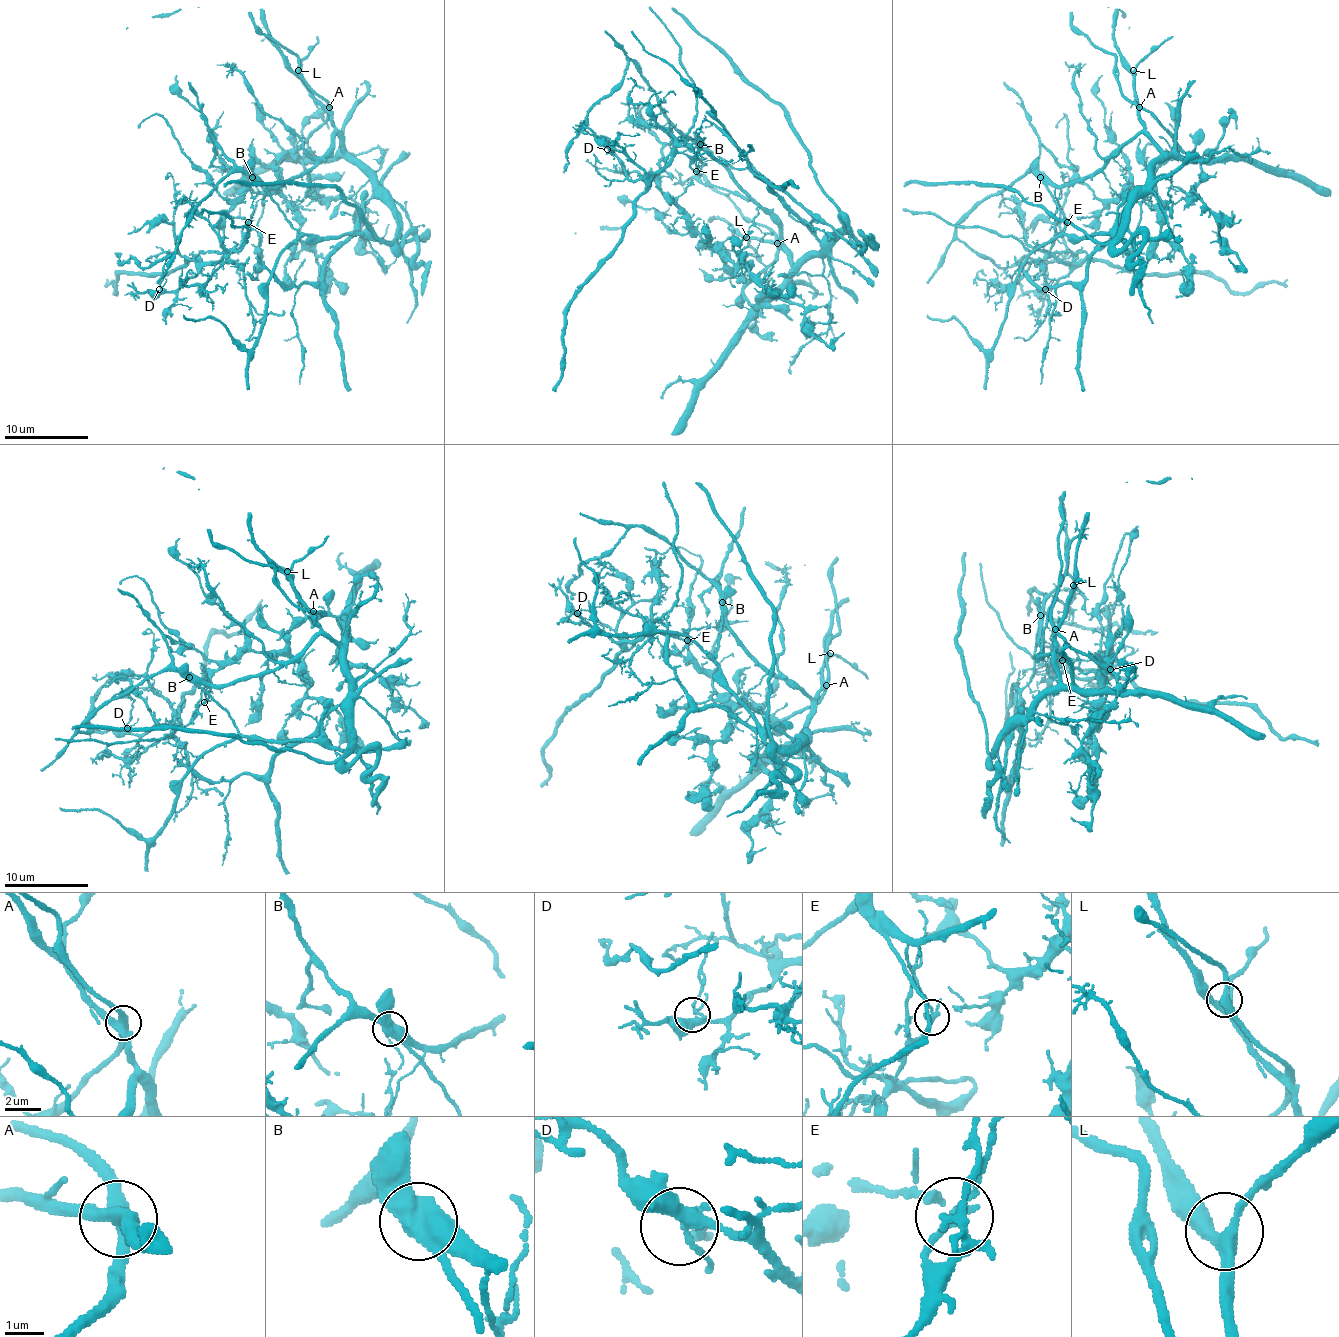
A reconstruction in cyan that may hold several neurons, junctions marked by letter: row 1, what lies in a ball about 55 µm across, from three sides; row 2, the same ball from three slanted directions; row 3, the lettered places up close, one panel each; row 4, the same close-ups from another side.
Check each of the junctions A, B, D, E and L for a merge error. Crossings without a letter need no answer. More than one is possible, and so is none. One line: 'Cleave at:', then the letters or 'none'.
Cleave at: A, B, E

